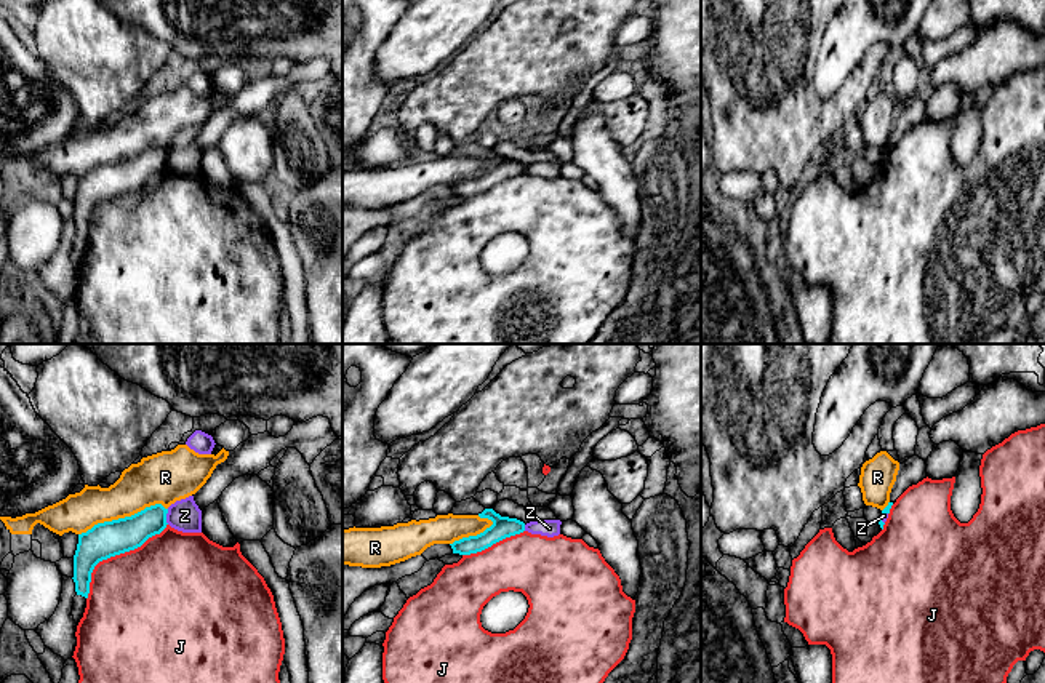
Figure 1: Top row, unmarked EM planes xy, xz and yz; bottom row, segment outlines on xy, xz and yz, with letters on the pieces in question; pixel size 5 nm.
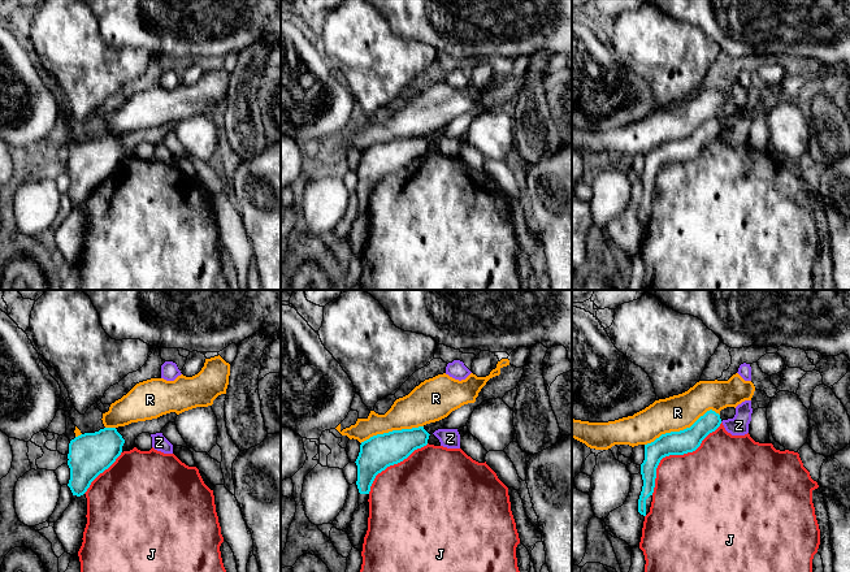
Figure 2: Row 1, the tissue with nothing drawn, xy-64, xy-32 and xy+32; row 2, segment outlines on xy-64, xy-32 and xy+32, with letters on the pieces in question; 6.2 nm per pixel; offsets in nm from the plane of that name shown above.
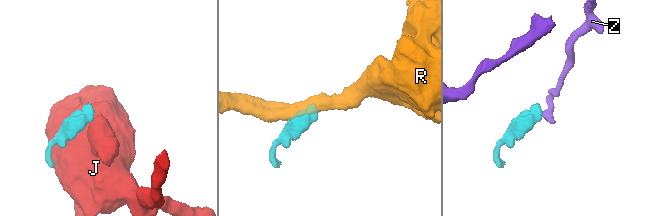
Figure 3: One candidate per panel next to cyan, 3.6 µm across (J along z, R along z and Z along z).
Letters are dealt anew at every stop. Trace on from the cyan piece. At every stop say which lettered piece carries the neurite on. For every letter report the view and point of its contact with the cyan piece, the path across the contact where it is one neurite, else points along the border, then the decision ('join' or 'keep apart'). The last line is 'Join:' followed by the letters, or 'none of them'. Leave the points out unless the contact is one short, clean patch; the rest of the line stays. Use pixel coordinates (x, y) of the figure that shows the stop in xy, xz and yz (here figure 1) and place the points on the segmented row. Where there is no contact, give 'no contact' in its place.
J: xy (116, 554) | keep apart
R: xy (122, 519) | keep apart
Z: xy (165, 517) | along xy (168, 509), (167, 523) | keep apart
Join: none of them

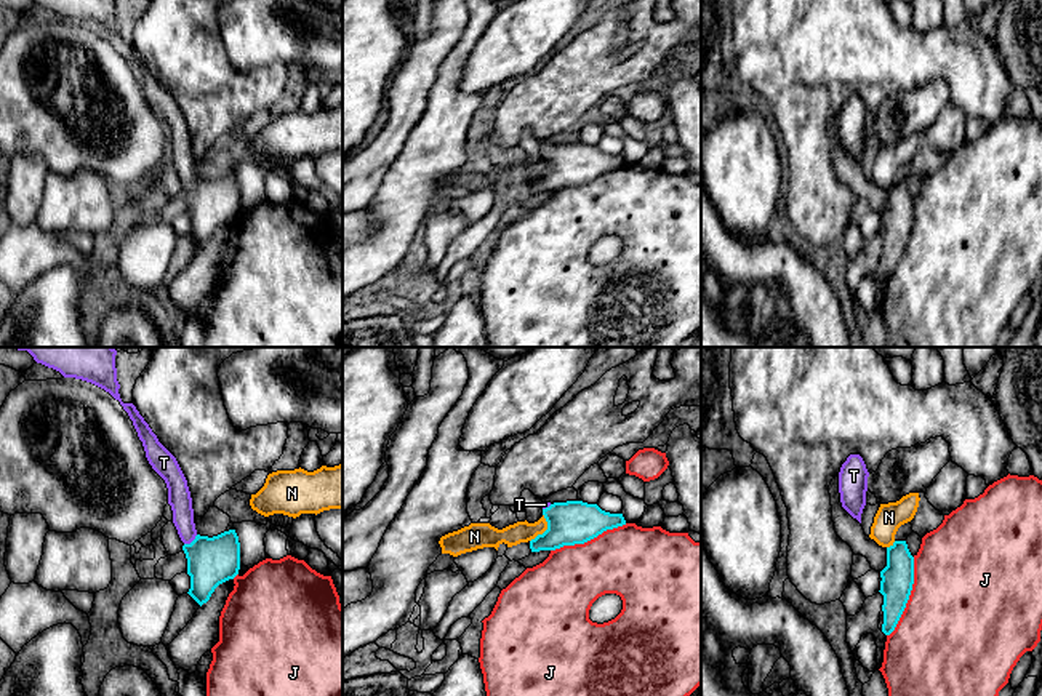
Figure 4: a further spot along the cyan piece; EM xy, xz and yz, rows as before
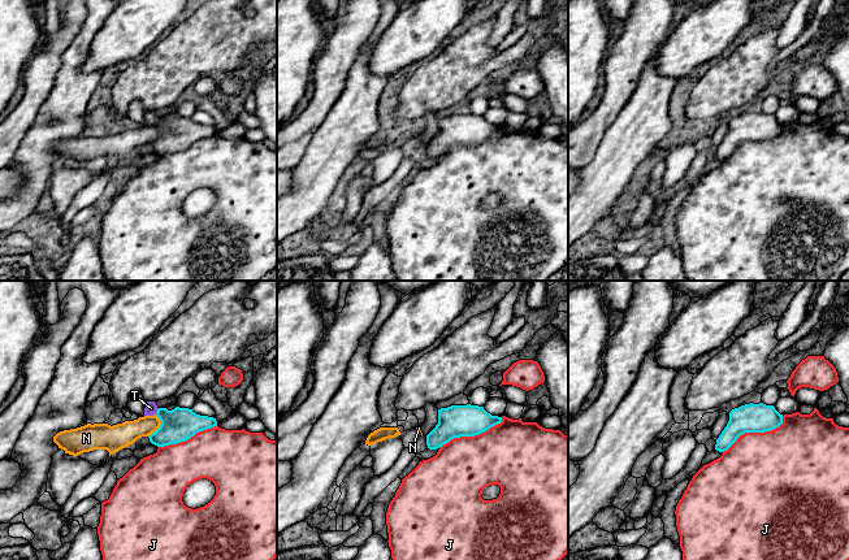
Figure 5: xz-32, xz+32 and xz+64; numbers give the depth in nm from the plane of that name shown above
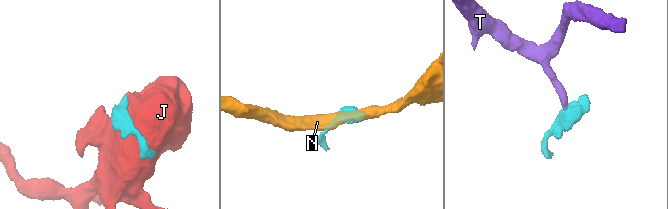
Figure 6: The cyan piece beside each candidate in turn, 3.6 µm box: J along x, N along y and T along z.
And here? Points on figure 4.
J: yz (908, 597) | keep apart
N: xz (546, 530) | keep apart
T: xy (192, 541) | across xy (213, 560), (192, 541), (183, 520), (180, 500) | join
Join: T

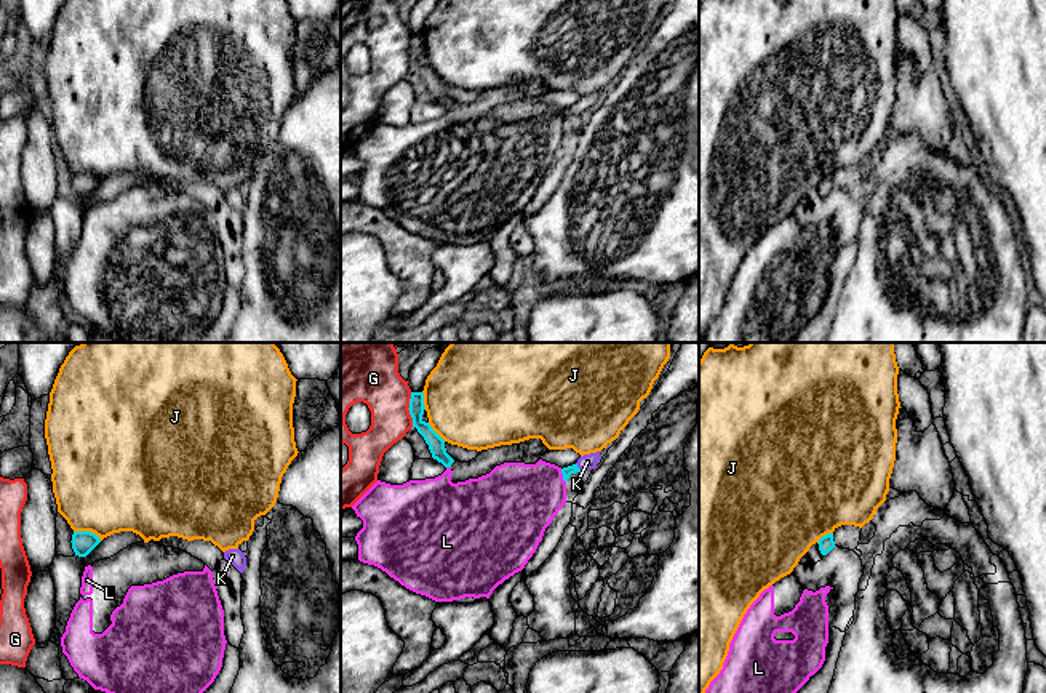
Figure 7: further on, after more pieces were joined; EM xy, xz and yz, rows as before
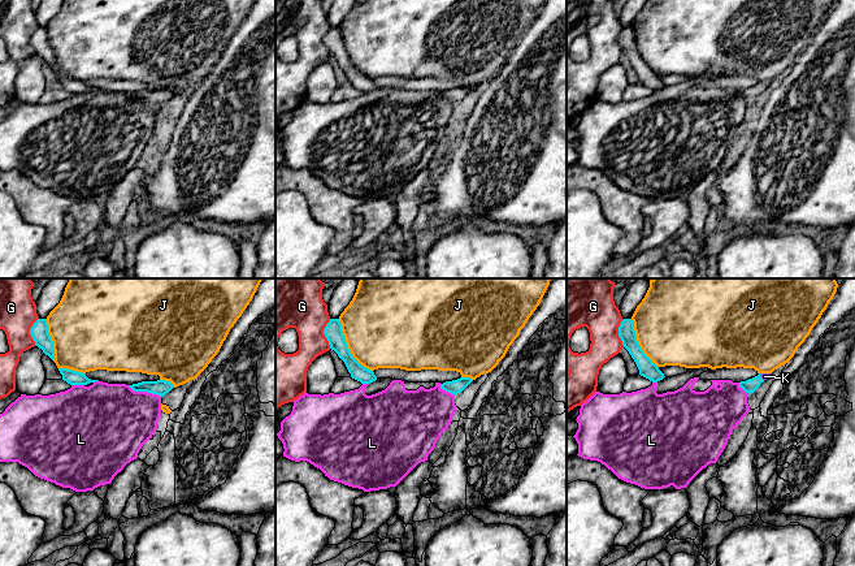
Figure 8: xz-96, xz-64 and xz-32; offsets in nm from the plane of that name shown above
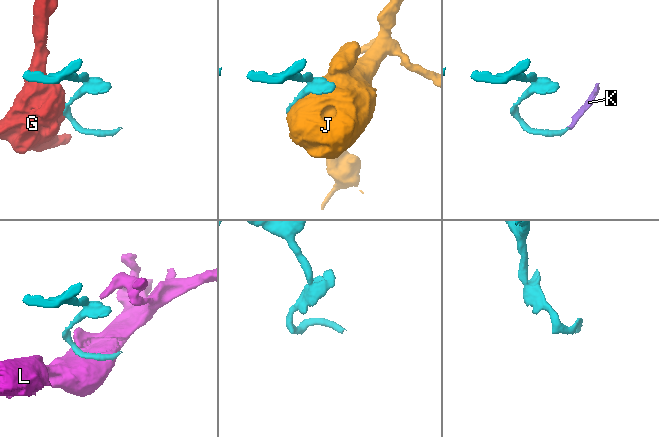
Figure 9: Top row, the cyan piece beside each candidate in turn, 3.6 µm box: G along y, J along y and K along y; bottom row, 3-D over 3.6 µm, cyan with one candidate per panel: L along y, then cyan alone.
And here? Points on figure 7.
G: xz (408, 408) | along xz (410, 392), (408, 413), (413, 426) | keep apart
J: xy (88, 532) | keep apart
K: xz (576, 466) | across xz (571, 469), (576, 466), (587, 461) | join
L: xz (563, 476) | keep apart
Join: K

